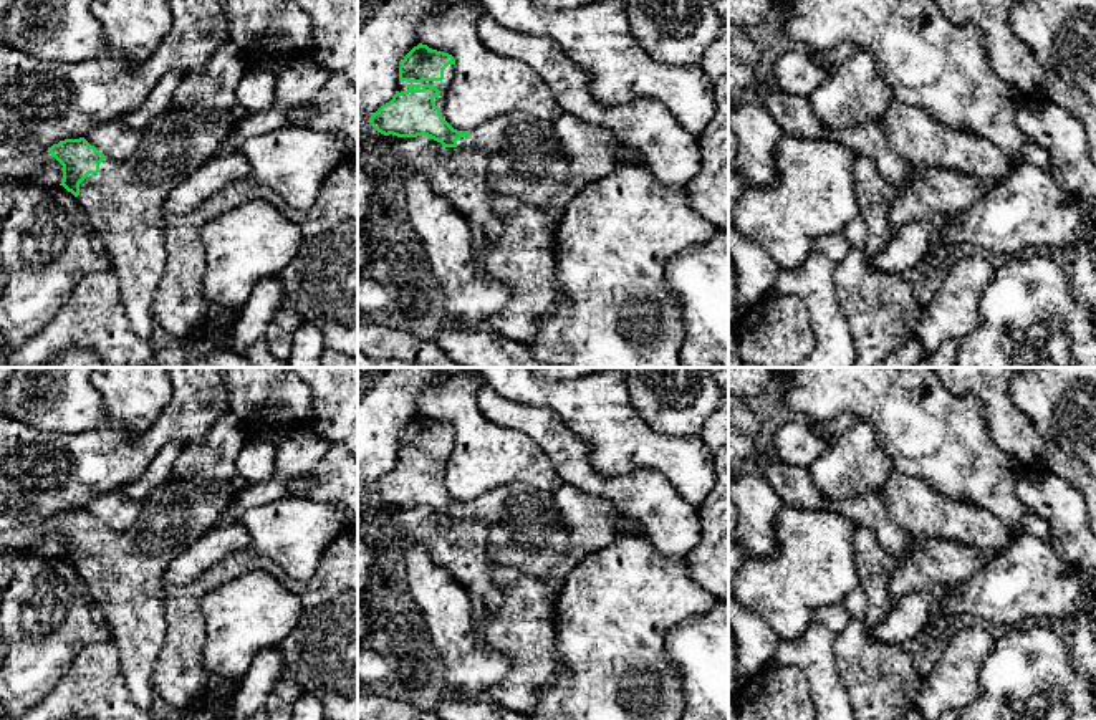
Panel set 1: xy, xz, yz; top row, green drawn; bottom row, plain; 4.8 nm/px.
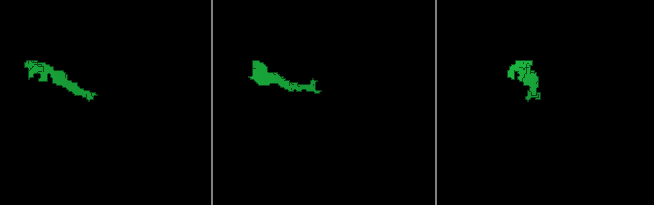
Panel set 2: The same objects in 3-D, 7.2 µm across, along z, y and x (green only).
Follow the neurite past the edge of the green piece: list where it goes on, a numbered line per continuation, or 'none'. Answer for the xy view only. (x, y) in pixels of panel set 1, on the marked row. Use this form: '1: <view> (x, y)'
1: xy (124, 201)

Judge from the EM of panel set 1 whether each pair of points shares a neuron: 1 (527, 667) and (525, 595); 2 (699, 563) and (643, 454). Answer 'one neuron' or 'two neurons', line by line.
1: one neuron
2: two neurons

